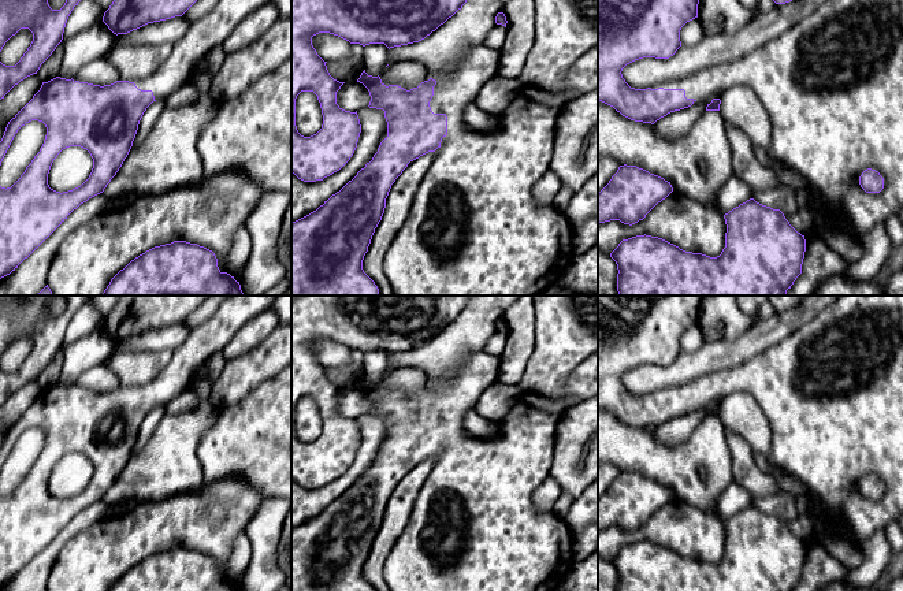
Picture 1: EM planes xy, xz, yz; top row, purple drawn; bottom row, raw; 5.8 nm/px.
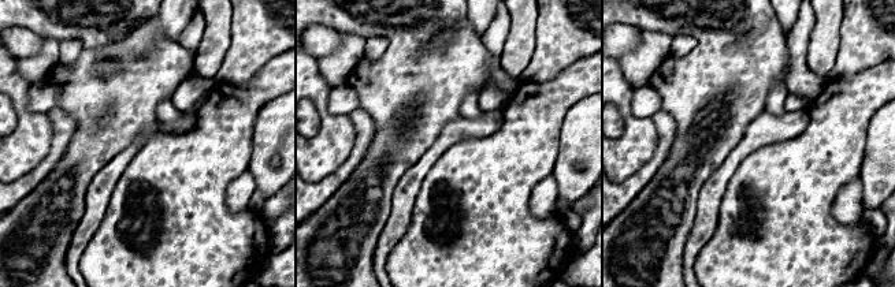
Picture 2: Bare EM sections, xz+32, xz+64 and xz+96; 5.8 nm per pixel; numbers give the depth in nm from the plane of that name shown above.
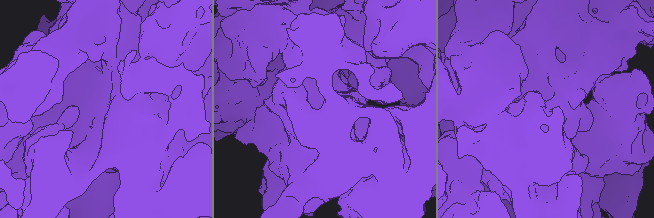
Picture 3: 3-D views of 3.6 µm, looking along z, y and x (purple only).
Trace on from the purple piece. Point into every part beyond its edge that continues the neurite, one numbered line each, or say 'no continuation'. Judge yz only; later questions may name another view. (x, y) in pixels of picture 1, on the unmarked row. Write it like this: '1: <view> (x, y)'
1: yz (832, 391)

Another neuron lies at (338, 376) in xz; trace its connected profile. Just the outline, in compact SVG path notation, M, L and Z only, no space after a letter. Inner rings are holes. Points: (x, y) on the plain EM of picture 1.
M350 350L350 356L352 356L350 364L345 367L326 369L330 382L339 389L346 389L349 376L363 365L363 356L364 356L363 352Z

